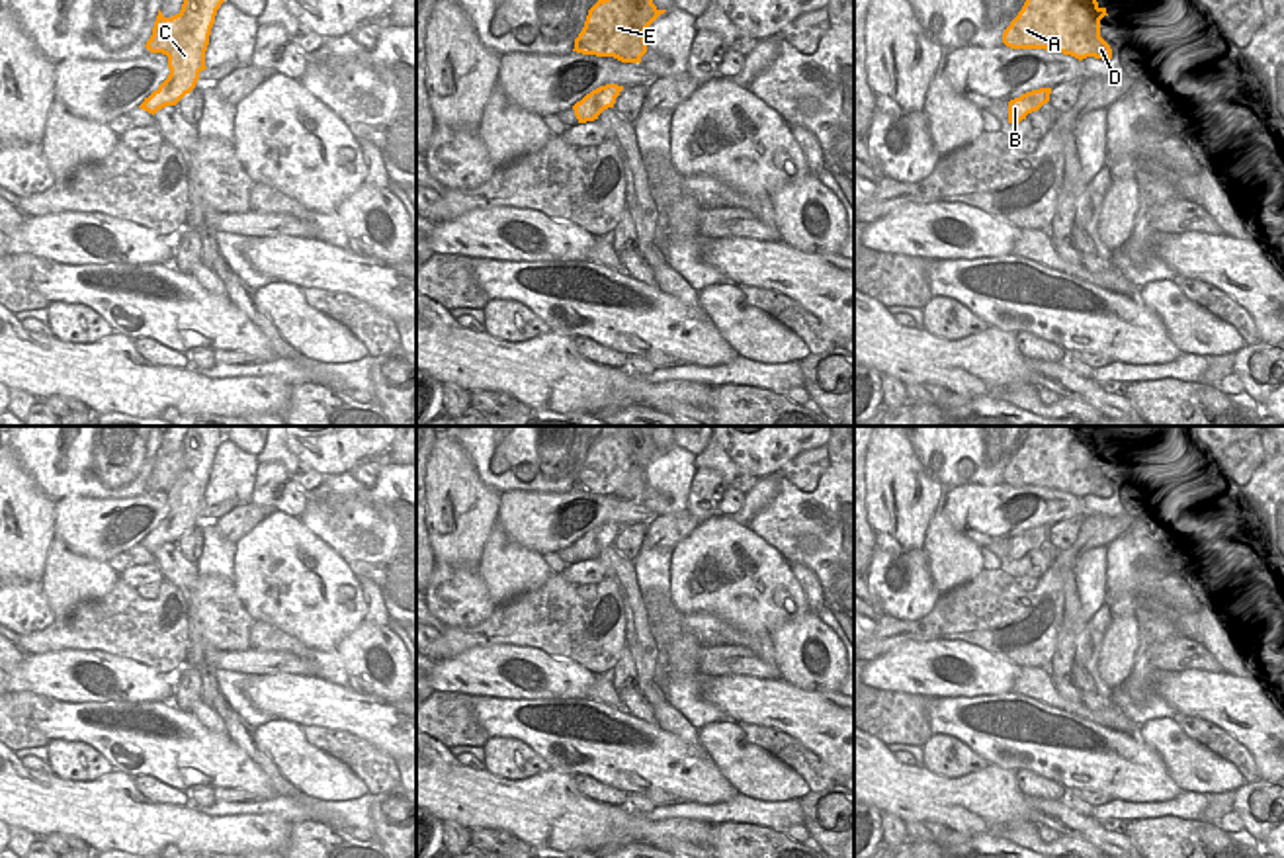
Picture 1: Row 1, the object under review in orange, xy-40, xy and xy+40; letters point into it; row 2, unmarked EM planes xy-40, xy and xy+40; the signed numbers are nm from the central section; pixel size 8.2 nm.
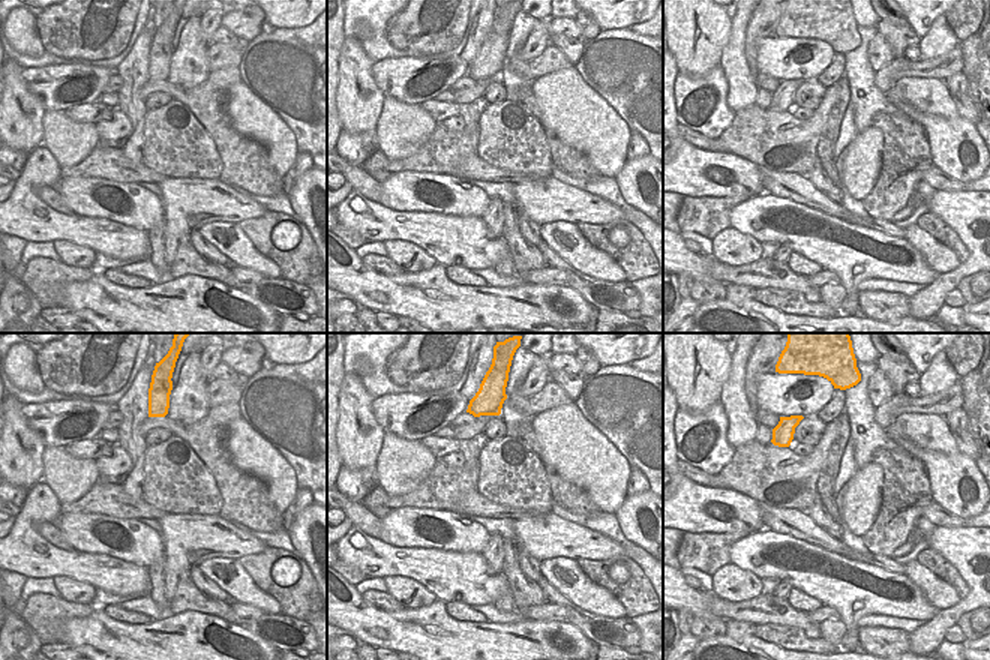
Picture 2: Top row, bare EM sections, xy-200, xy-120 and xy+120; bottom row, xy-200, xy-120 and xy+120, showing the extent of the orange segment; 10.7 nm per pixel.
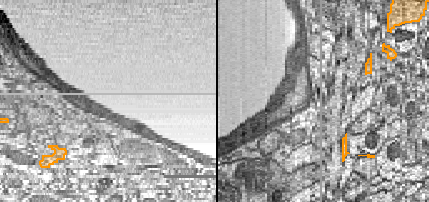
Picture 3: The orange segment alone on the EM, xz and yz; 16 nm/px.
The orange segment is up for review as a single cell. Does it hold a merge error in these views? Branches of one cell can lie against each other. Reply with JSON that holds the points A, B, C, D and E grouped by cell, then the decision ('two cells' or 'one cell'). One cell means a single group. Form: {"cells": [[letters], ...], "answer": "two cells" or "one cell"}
{"cells": [["A", "C", "D", "E"], ["B"]], "answer": "two cells"}

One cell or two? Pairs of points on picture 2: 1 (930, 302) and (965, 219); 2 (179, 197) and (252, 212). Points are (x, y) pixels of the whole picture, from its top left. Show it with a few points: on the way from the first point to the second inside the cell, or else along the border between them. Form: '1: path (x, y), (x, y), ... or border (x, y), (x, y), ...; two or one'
1: path (948, 281), (974, 258), (974, 240); one
2: path (197, 201), (218, 201), (234, 207); one

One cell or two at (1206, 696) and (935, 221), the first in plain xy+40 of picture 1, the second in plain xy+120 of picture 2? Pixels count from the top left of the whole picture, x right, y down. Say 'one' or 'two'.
two

